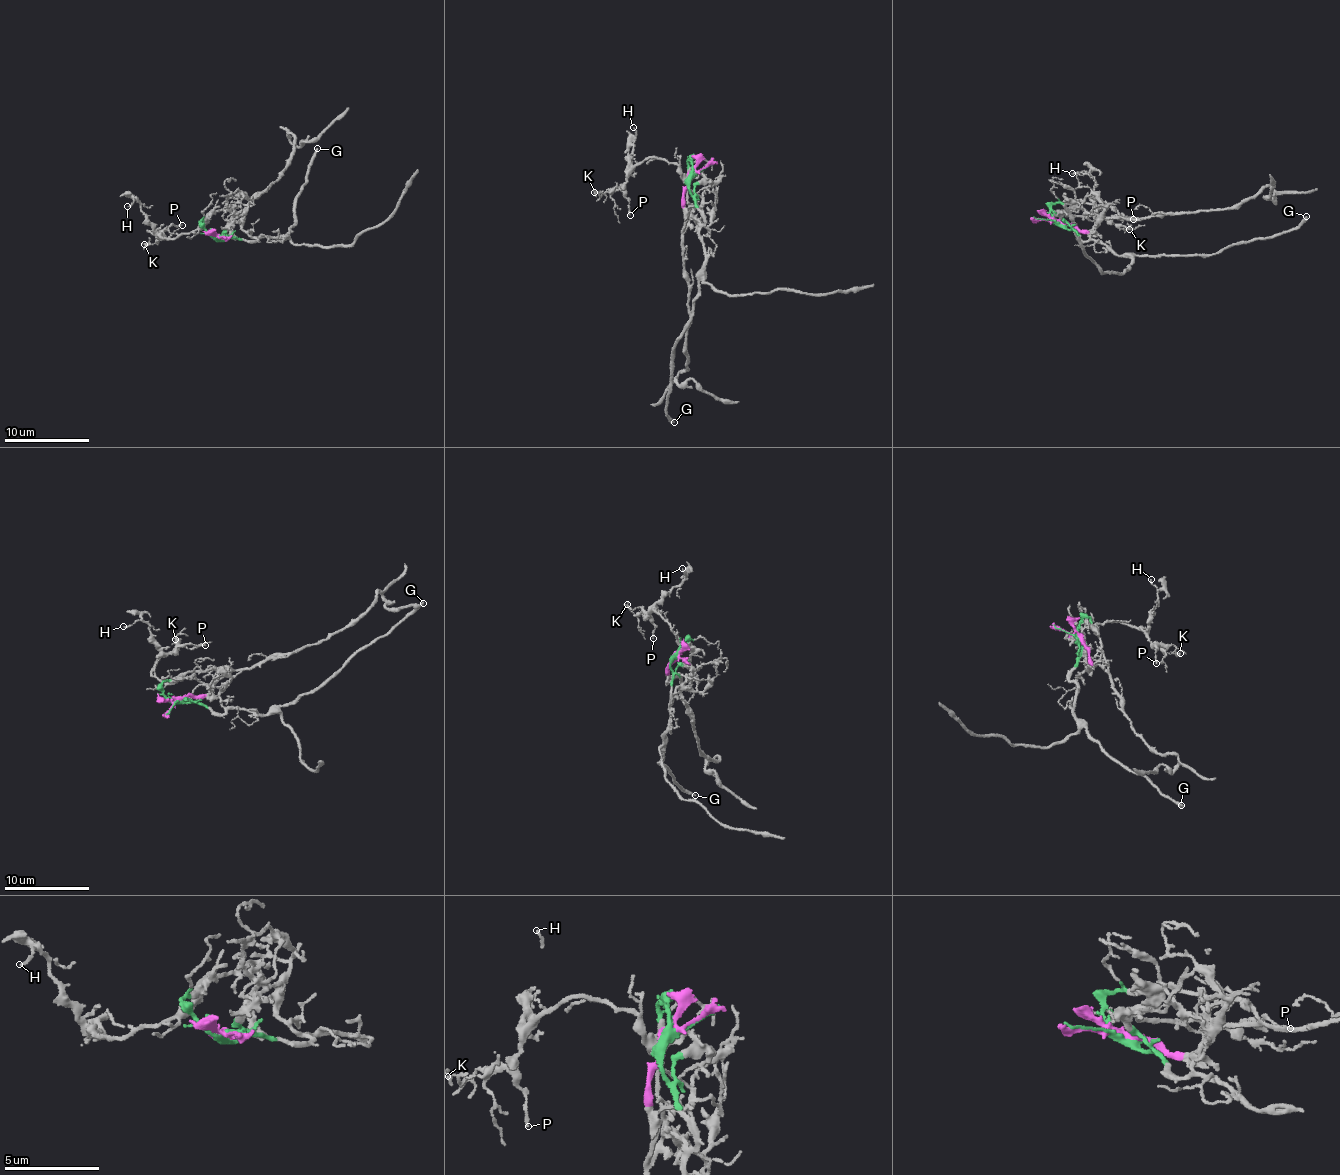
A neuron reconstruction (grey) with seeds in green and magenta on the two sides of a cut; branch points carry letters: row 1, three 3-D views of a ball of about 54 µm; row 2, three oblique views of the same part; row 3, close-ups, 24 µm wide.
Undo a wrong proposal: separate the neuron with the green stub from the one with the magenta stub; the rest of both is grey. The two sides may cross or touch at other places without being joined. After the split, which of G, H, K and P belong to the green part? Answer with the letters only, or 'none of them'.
G, H, K, P

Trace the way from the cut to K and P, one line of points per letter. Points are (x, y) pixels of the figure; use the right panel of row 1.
K: (1057, 223), (1051, 212), (1054, 205), (1066, 204), (1063, 213), (1103, 218), (1120, 229), (1129, 228)
P: (1057, 223), (1051, 212), (1057, 202), (1068, 206), (1063, 213), (1066, 215), (1108, 218), (1122, 216), (1133, 219)

